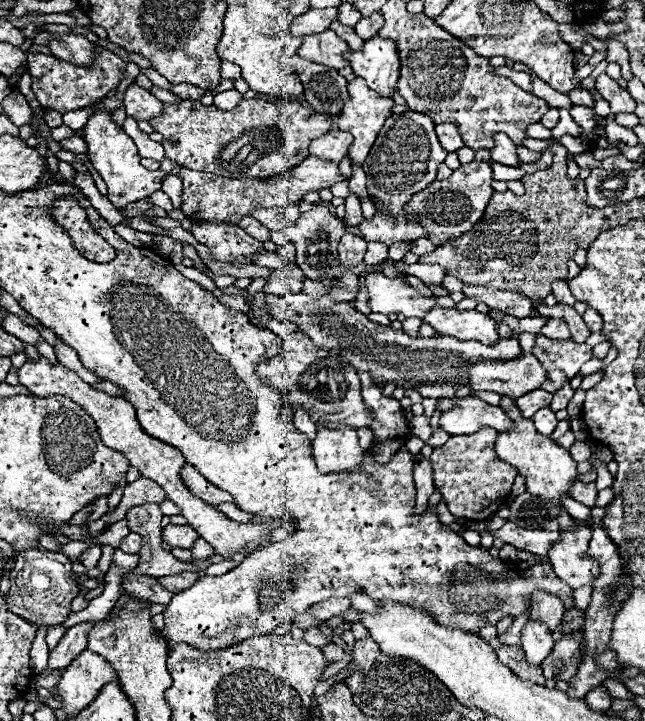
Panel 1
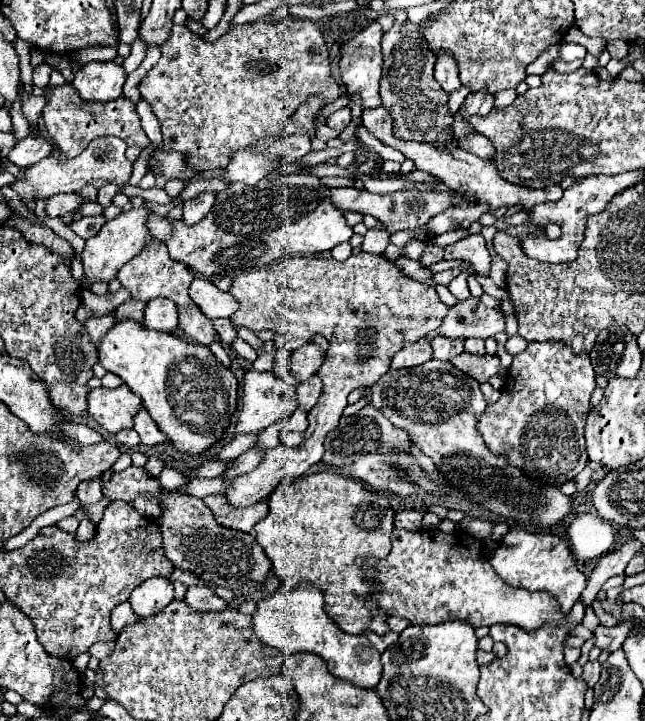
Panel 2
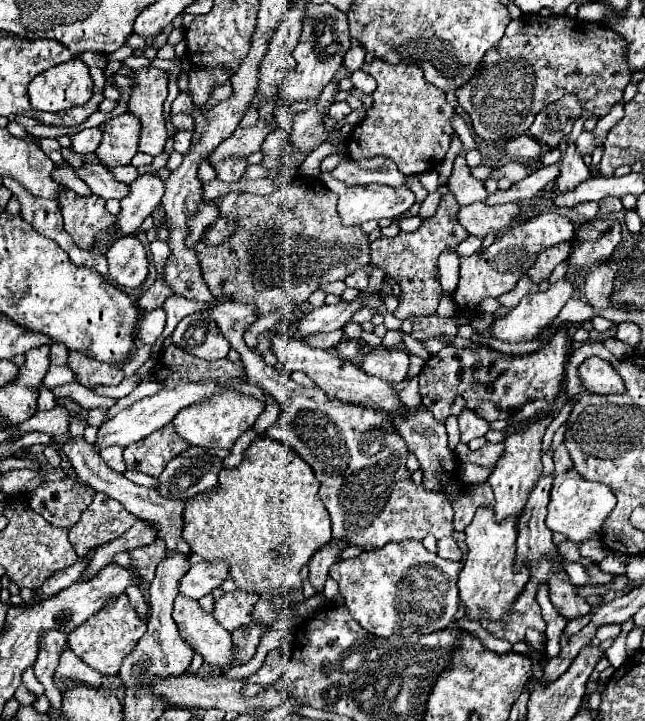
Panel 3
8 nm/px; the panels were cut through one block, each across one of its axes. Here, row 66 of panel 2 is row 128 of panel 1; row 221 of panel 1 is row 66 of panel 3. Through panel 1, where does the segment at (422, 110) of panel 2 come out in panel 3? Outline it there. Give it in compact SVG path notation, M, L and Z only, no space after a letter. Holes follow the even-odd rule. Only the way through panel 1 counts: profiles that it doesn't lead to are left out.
M374 60L366 68L366 72L376 78L378 88L372 94L374 102L366 112L366 118L354 126L346 140L348 158L360 160L386 156L396 162L398 170L404 176L436 170L444 154L448 152L450 134L454 132L454 128L450 126L454 108L446 102L446 94L440 92L440 88L436 88L434 84L428 84L422 70L416 66L392 66L382 60Z

